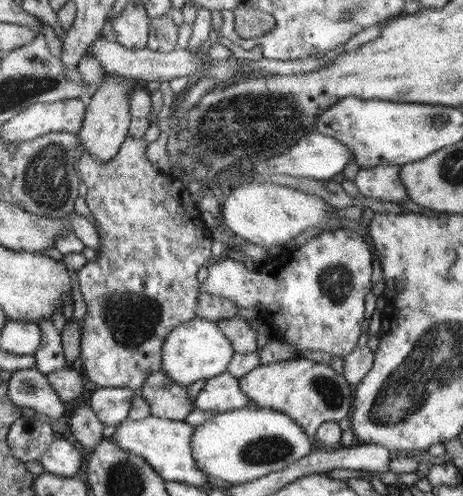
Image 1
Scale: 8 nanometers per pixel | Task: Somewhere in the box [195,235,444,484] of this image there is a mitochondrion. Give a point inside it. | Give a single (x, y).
(269, 450)

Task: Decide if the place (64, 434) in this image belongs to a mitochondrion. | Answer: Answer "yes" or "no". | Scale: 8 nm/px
no

